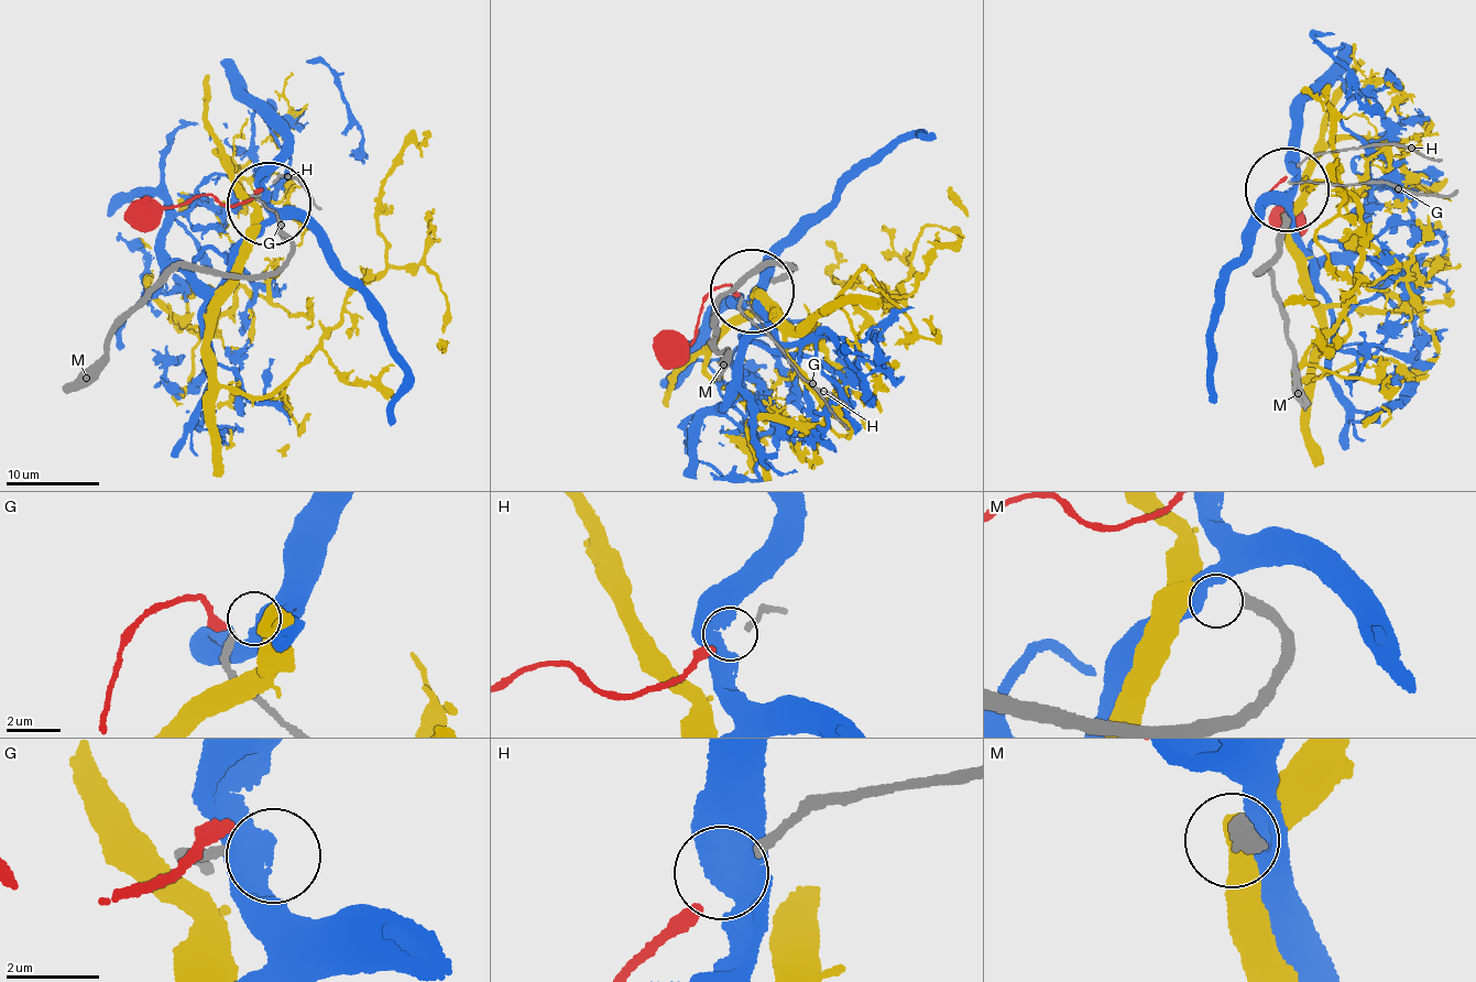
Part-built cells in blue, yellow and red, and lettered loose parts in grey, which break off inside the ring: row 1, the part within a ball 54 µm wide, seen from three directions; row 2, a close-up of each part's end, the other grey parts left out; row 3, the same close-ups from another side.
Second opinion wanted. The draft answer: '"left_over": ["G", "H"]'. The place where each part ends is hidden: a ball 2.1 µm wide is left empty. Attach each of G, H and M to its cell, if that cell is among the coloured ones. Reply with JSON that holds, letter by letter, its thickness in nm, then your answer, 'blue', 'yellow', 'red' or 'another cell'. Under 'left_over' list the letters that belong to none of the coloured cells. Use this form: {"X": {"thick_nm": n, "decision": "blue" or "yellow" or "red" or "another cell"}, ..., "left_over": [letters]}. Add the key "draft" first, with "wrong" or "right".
{"draft": "wrong", "G": {"thick_nm": 240, "decision": "another cell"}, "H": {"thick_nm": 200, "decision": "red"}, "M": {"thick_nm": 440, "decision": "yellow"}, "left_over": ["G"]}

